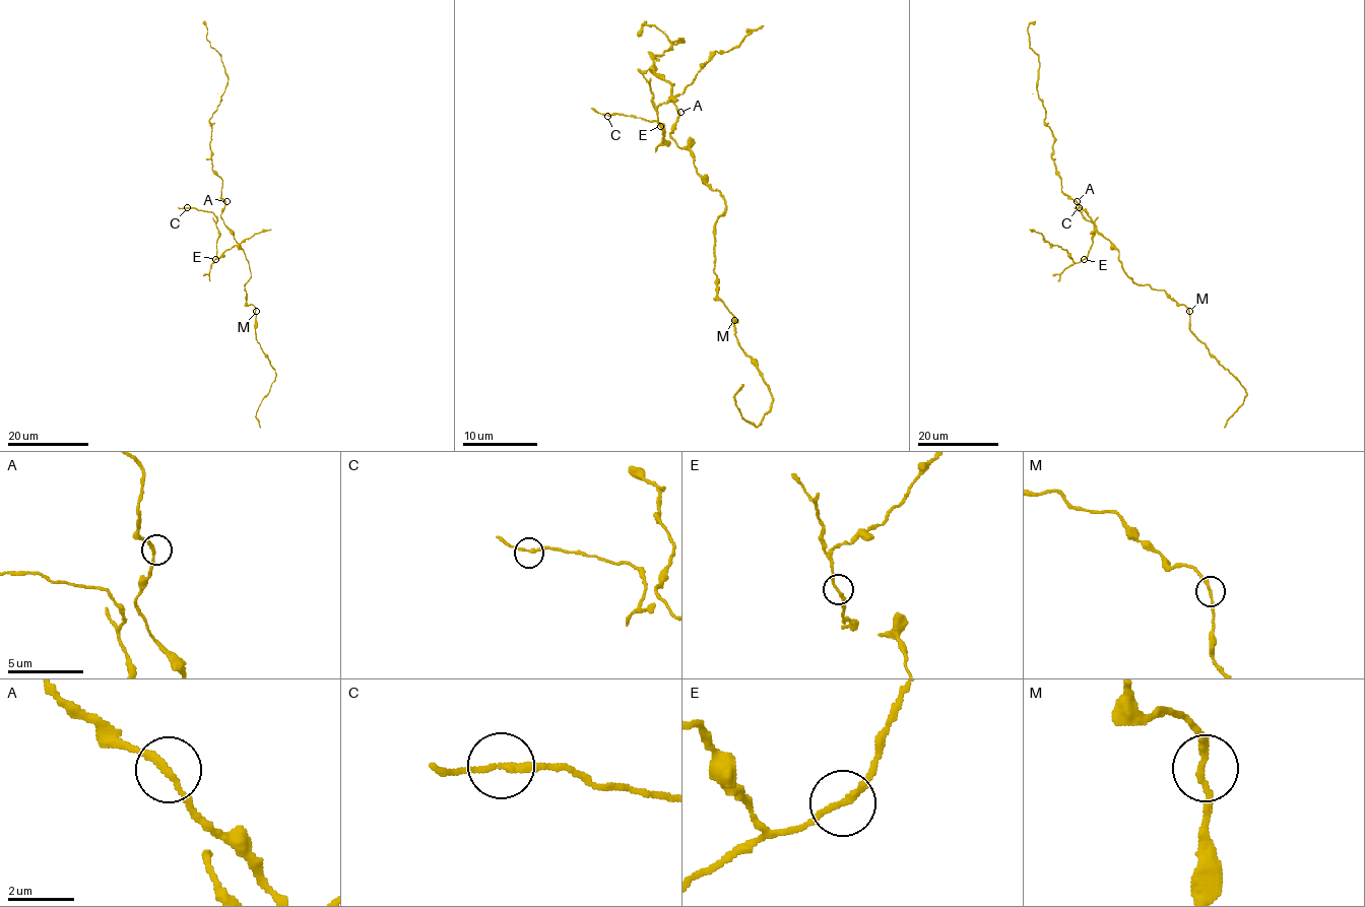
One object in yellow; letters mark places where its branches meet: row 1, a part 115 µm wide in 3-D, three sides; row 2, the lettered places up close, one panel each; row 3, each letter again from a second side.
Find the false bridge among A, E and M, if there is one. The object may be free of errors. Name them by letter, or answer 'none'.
E

